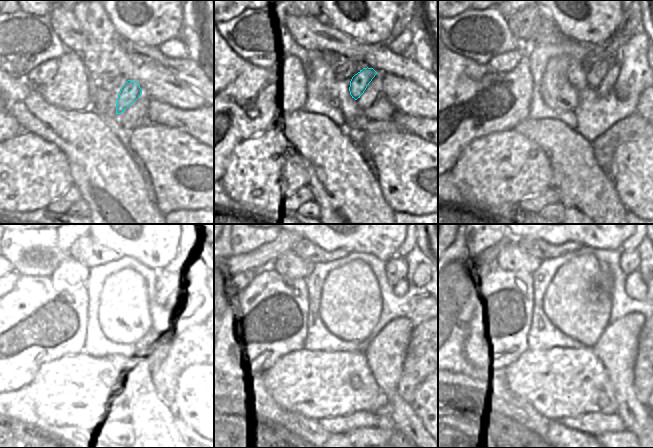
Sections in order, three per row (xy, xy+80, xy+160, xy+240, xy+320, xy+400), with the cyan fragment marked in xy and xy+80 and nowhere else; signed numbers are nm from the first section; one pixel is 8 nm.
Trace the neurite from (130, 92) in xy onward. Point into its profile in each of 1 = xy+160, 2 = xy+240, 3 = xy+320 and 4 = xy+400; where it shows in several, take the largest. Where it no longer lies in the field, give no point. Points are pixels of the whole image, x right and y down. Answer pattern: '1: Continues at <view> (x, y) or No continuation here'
1: Continues at xy+160 (594, 75)
2: Continues at xy+240 (167, 280)
3: Continues at xy+320 (396, 268)
4: Continues at xy+400 (629, 261).

